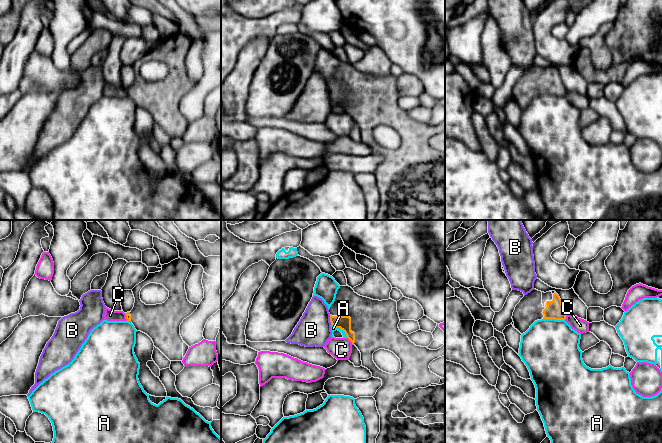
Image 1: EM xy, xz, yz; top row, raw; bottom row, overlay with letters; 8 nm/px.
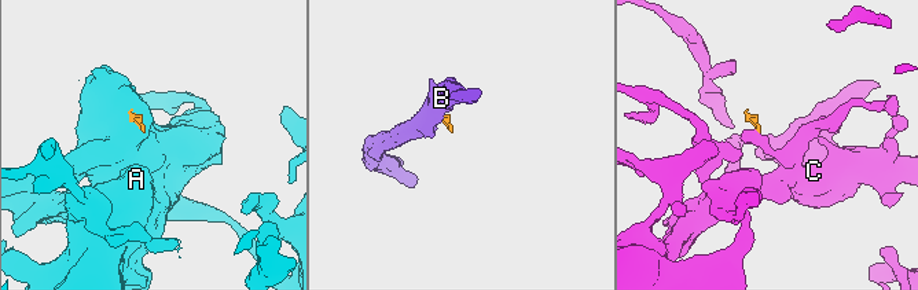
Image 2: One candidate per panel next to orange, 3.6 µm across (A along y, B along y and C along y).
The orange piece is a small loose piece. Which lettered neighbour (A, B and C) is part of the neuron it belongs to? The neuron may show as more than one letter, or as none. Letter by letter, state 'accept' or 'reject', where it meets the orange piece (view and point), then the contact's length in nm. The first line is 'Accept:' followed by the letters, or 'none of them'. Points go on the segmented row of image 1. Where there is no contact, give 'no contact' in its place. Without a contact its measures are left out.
Accept: none of them
A: reject; contact yz (554, 318); length 180 nm
B: reject; contact xz (330, 319); length 70 nm
C: reject; contact xz (350, 340); length 80 nm

